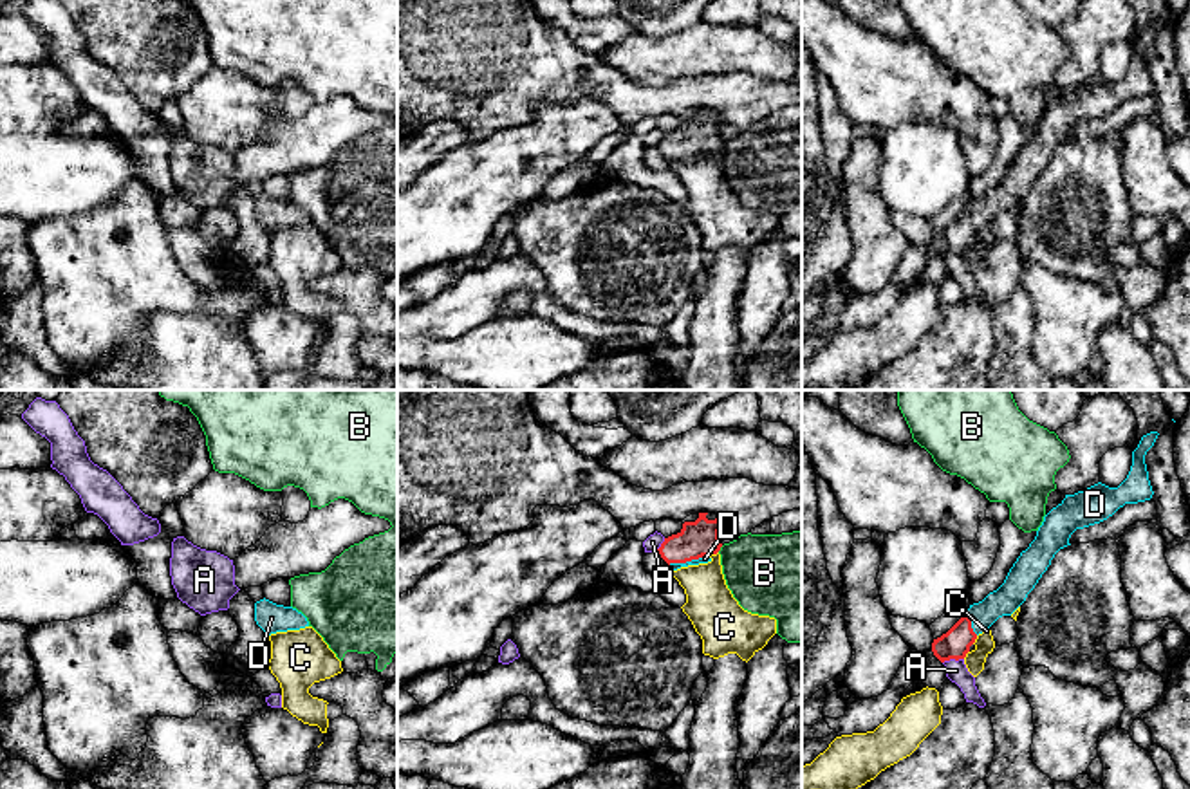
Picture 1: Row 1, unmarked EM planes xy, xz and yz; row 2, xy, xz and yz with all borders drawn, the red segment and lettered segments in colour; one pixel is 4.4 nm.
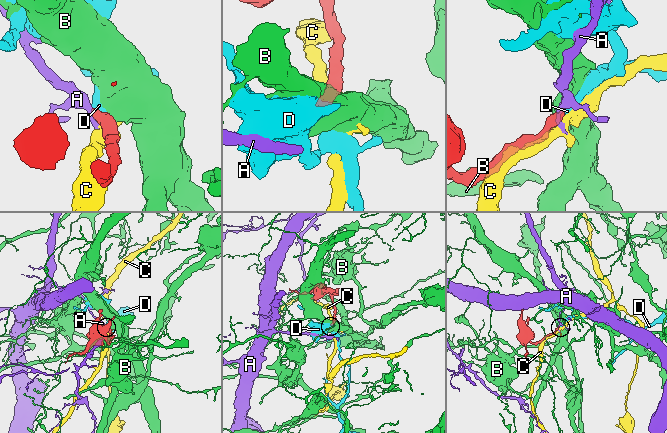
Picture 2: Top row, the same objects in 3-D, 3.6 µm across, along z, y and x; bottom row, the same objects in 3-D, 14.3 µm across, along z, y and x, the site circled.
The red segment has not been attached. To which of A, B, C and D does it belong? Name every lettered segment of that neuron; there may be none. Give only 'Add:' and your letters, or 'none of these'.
Add: D

